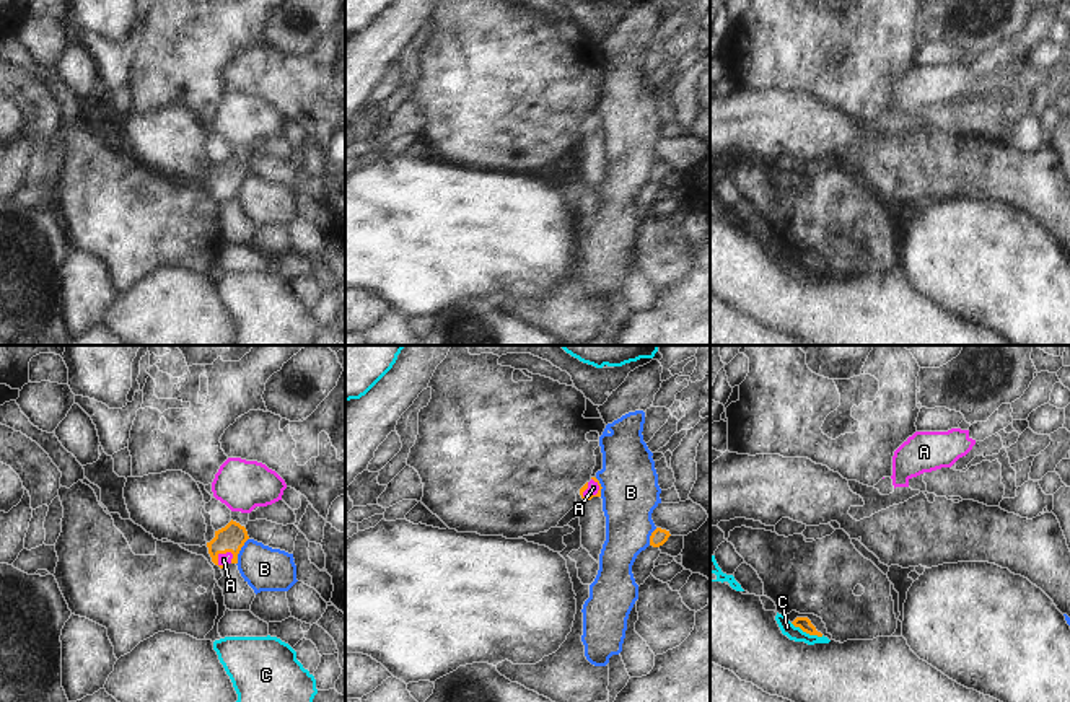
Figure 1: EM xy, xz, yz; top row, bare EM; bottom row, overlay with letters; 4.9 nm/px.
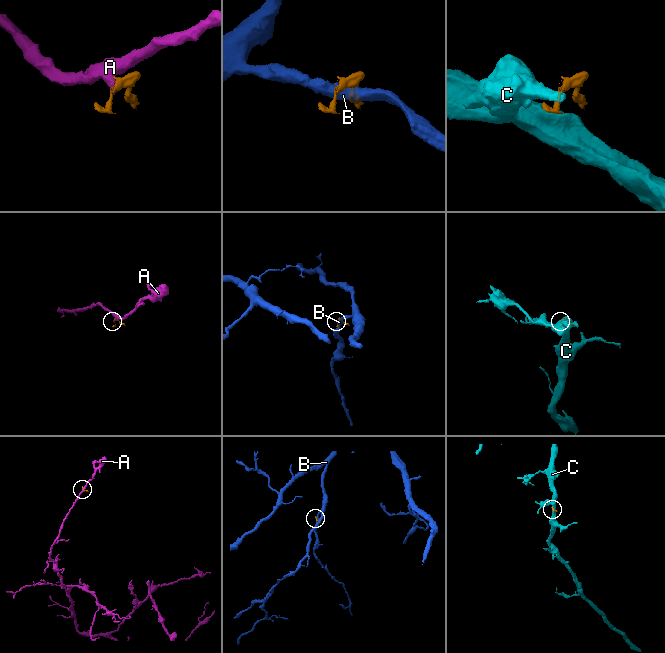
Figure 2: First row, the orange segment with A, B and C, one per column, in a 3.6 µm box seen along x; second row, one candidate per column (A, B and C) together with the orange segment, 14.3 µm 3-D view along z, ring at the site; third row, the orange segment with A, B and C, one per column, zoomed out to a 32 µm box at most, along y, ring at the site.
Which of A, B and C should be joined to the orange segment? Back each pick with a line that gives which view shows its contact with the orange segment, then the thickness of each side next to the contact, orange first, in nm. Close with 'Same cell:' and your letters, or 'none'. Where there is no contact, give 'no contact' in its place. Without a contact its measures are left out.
A: meets orange in xz; 20 nm thick on the orange side, 60 nm on the other
Same cell: A

